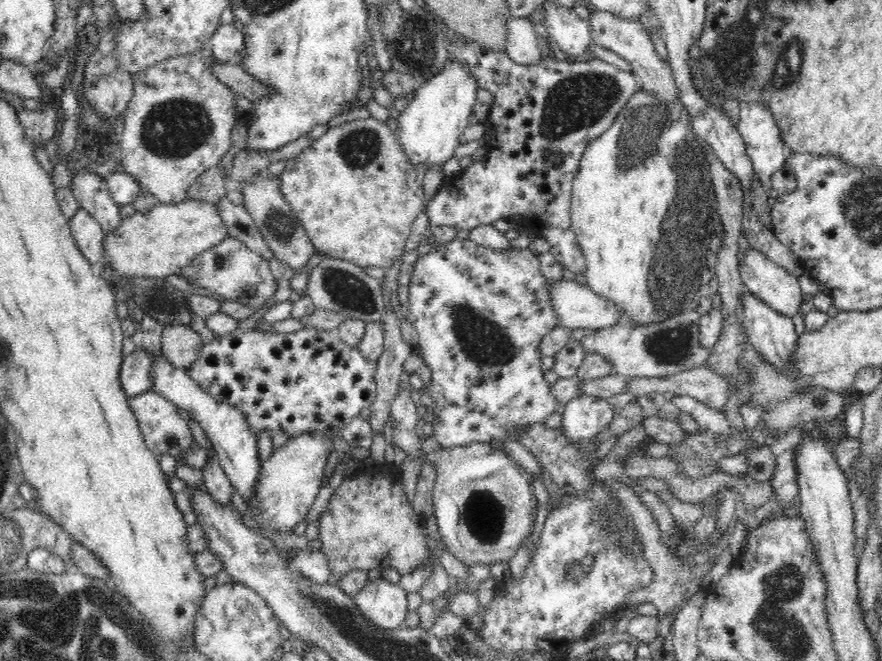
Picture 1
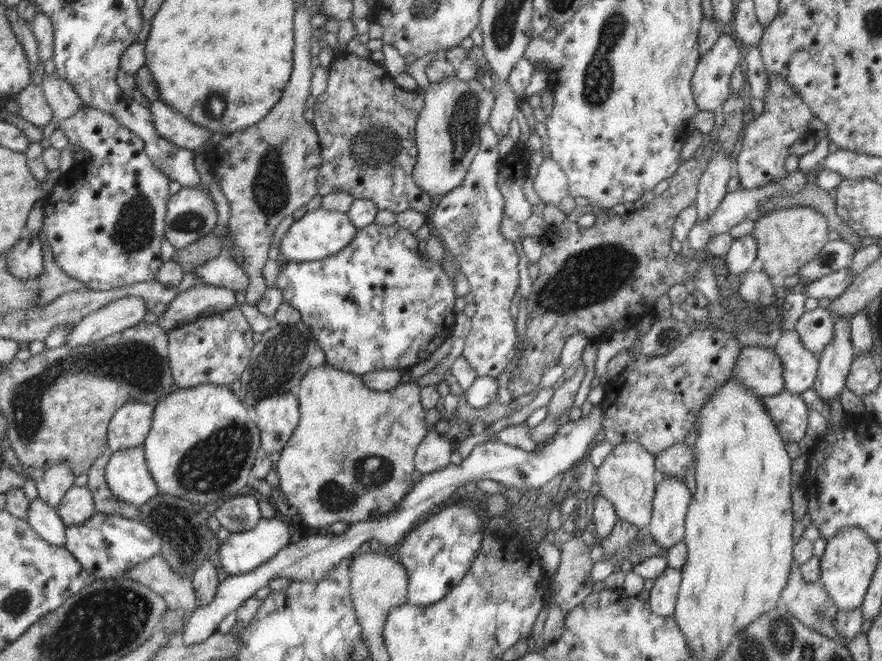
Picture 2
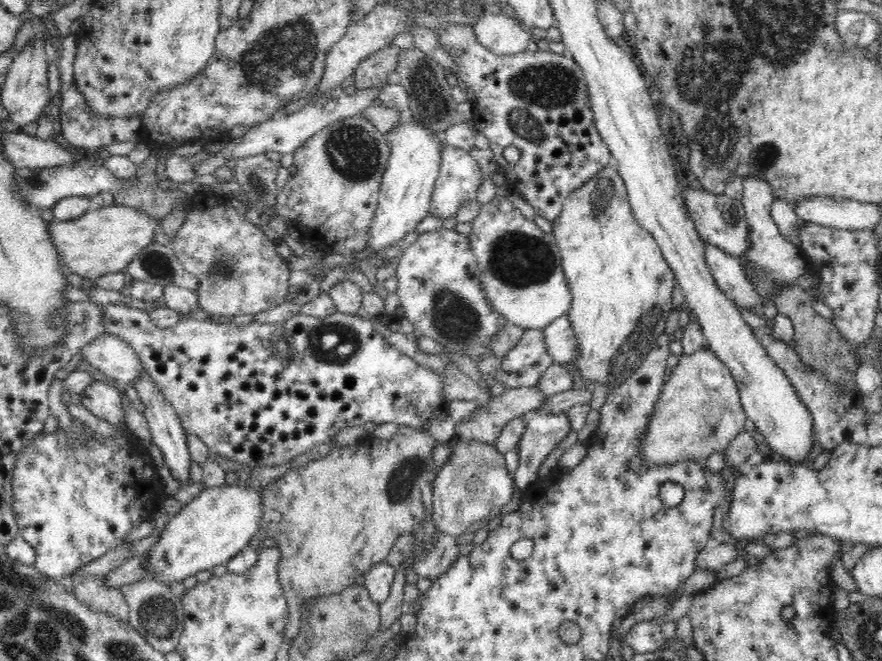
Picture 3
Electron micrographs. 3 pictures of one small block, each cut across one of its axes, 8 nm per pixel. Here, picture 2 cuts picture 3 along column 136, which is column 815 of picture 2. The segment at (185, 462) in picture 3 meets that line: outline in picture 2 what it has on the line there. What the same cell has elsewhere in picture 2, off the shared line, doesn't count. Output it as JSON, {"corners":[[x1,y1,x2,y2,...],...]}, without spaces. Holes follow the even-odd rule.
{"corners":[[841,314,834,315,834,338,820,356,820,366,812,388,825,402,832,402,841,395,856,356,849,337,849,320]]}

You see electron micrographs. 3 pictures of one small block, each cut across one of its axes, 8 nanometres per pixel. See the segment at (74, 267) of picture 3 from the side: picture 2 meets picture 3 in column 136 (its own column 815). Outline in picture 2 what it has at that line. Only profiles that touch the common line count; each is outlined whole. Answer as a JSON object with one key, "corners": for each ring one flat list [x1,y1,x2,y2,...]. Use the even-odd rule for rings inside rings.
{"corners":[[809,207,776,209,766,214,764,218,756,218,754,221,756,225,751,235,755,238,757,244,757,258,762,261,762,271,771,277,776,275,786,277,796,274,800,266,816,256,818,251,822,250,823,244,830,241,828,239,829,229,826,216]]}

